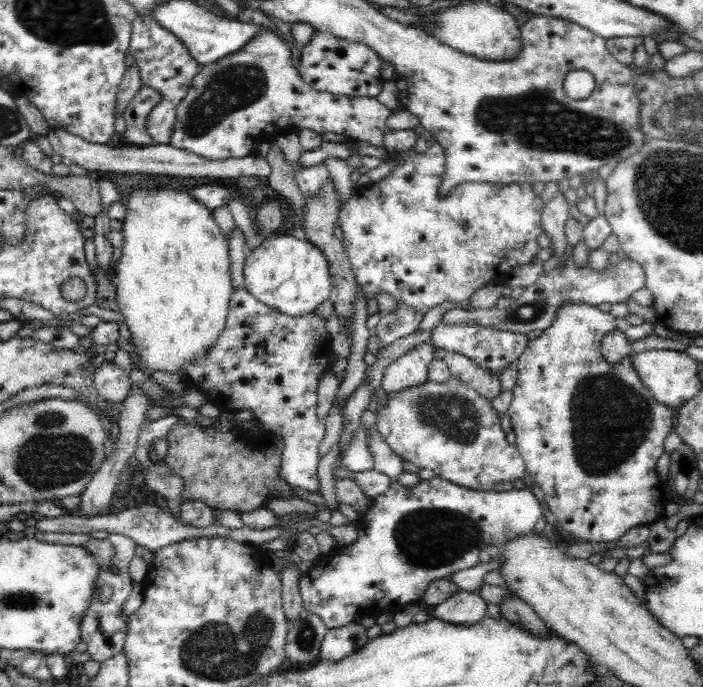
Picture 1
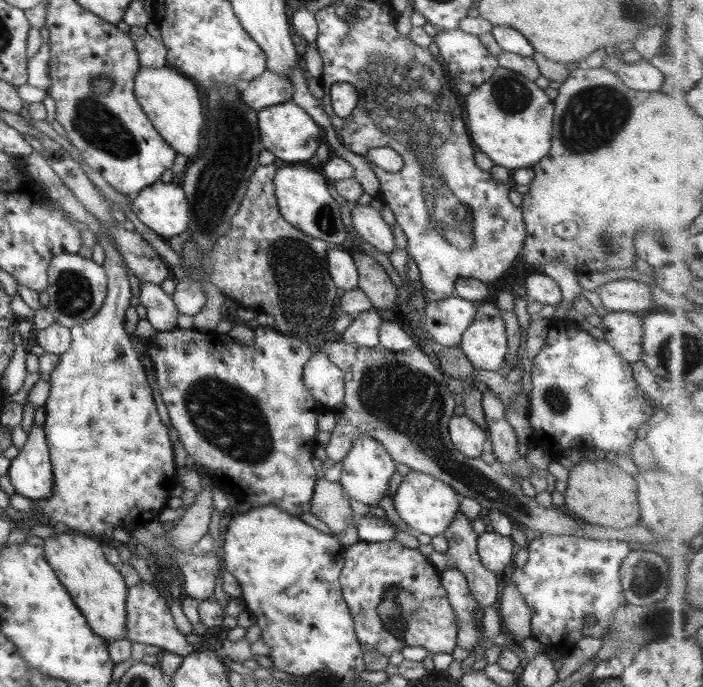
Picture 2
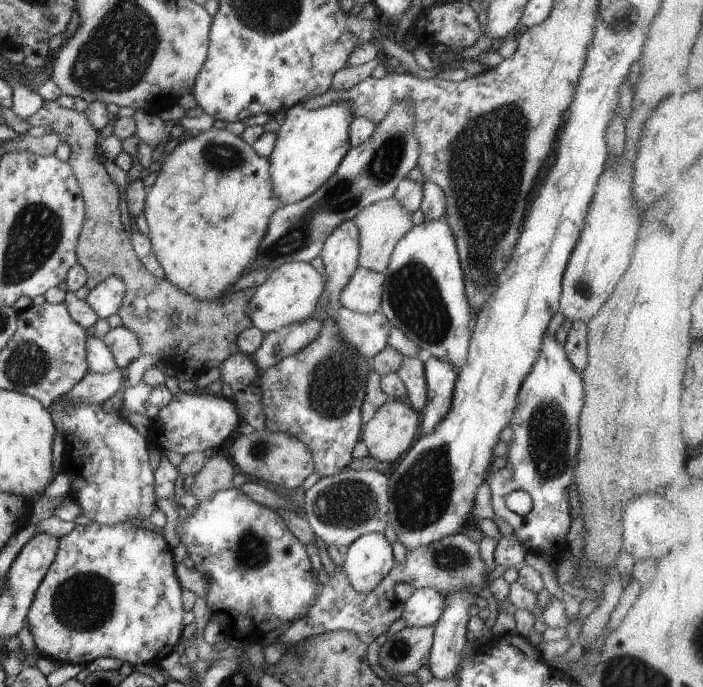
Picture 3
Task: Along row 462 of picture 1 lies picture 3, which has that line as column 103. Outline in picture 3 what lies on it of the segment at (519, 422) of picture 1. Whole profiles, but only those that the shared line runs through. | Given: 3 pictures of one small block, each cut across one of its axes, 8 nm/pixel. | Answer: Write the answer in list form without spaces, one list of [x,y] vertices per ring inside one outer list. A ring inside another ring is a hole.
[[[91,522],[87,526],[75,525],[75,528],[71,532],[58,538],[57,550],[54,554],[53,562],[49,565],[45,576],[41,579],[26,614],[26,627],[32,636],[36,652],[40,656],[50,658],[52,661],[62,665],[71,663],[84,666],[99,657],[109,657],[121,662],[127,662],[135,669],[148,665],[157,665],[161,659],[175,650],[176,645],[180,642],[179,636],[181,636],[183,628],[183,625],[181,625],[181,617],[184,614],[181,607],[181,587],[174,573],[177,567],[178,565],[173,561],[171,547],[163,539],[160,531],[152,527],[146,529],[138,528],[129,522],[111,526],[95,522]]]

